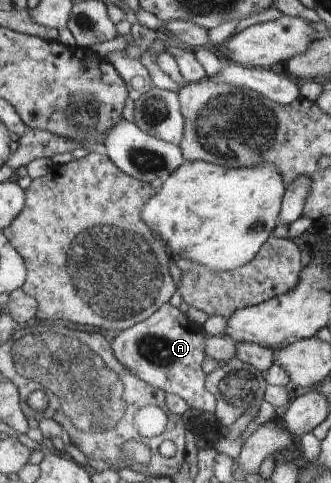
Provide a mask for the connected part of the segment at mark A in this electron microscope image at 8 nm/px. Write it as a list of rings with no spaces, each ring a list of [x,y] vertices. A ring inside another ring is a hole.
[[[166,303],[147,321],[121,330],[111,346],[124,367],[149,385],[164,389],[167,394],[180,395],[190,407],[200,409],[203,413],[215,413],[218,398],[206,388],[204,364],[208,356],[207,344],[203,328],[189,321],[181,309]]]

